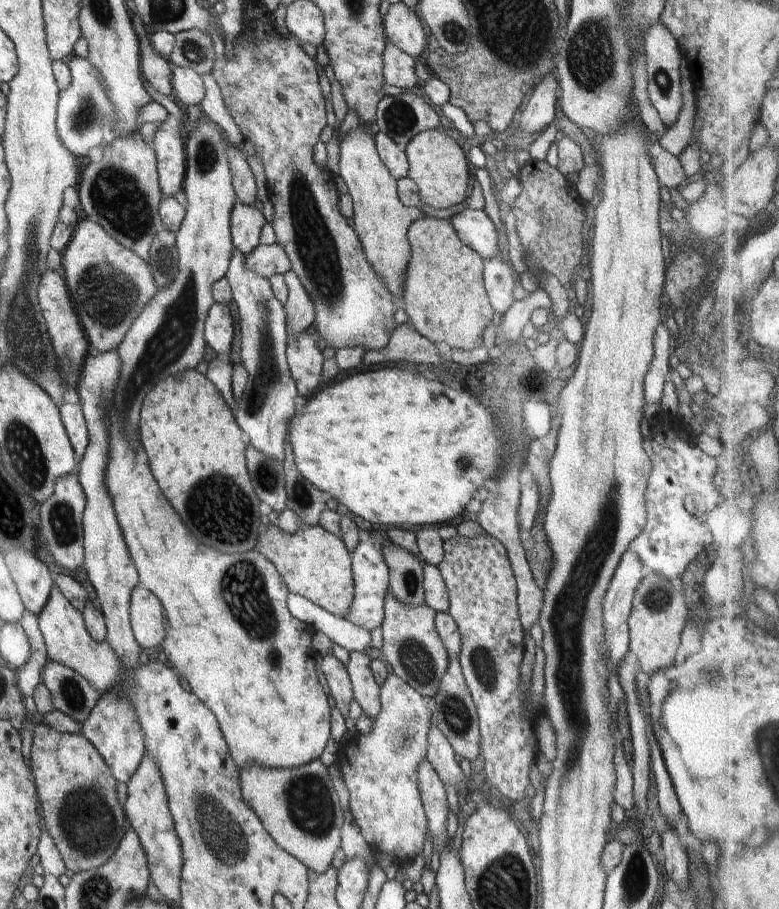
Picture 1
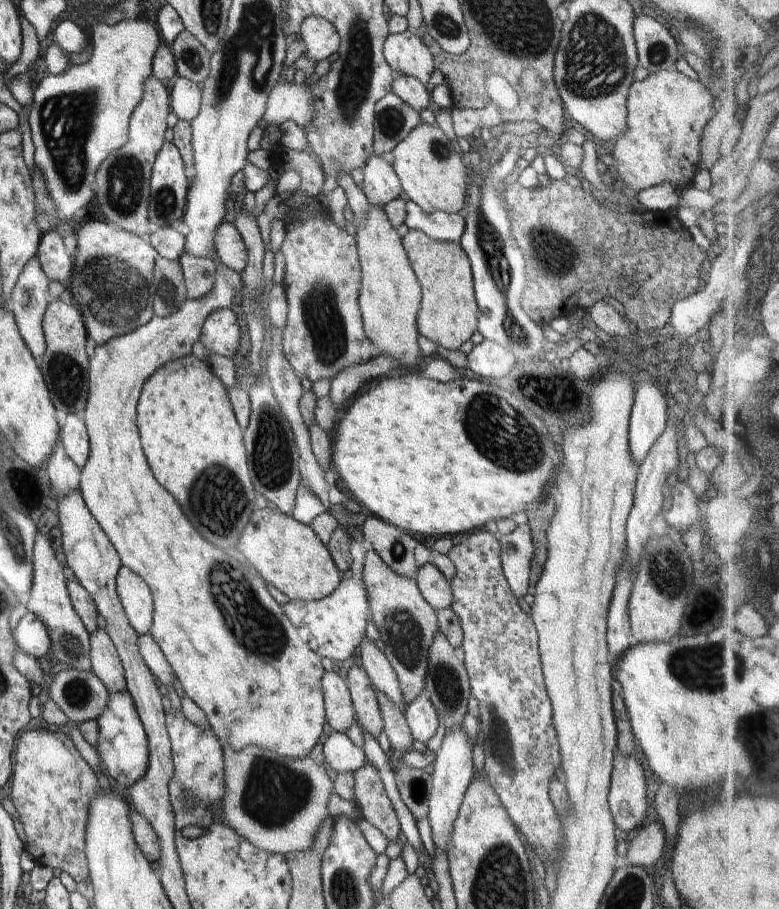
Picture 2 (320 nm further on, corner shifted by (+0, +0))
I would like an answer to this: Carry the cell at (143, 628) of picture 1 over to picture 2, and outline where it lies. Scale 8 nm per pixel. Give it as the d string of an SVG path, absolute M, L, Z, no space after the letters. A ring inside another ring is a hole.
M122 565L115 578L116 592L129 623L138 635L150 632L153 623L153 598L150 587L133 570Z

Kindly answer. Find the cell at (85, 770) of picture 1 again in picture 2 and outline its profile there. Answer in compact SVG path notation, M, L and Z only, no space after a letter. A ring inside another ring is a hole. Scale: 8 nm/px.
M37 729L22 731L17 737L16 762L12 770L10 797L16 812L18 826L25 849L40 866L49 866L69 874L77 883L89 875L84 854L85 826L90 799L100 792L95 770L82 759L66 730Z

